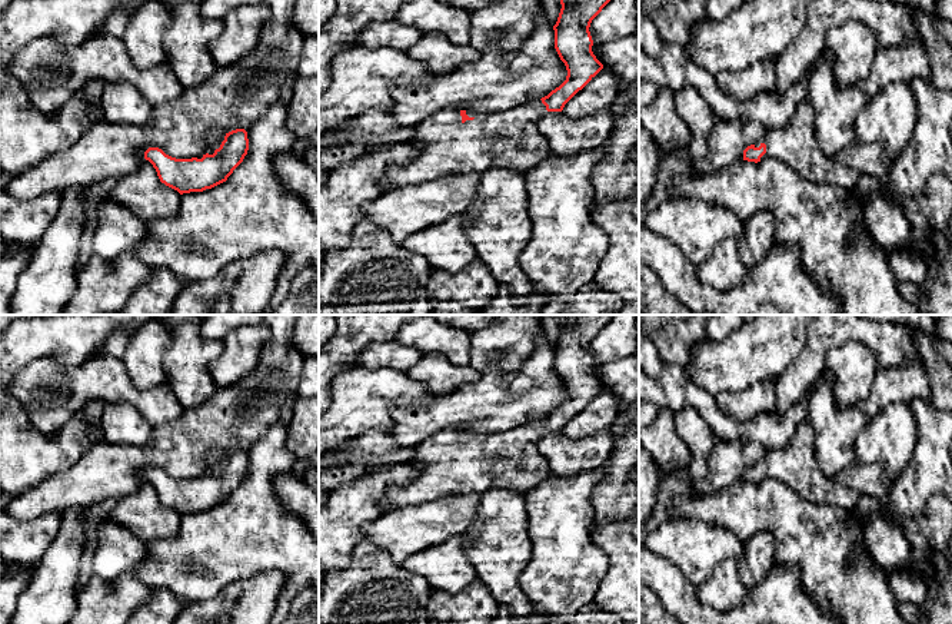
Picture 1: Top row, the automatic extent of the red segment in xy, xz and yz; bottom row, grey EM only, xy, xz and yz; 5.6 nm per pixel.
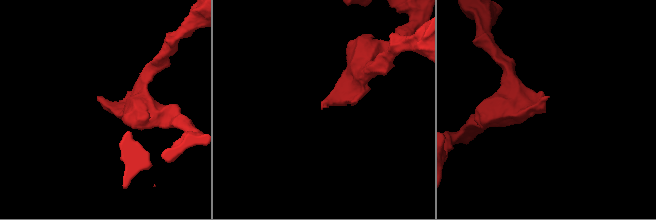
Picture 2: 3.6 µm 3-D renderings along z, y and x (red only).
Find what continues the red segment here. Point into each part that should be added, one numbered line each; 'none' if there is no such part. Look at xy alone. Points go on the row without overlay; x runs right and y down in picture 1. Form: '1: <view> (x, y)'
1: xy (216, 458)

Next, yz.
1: yz (795, 465)

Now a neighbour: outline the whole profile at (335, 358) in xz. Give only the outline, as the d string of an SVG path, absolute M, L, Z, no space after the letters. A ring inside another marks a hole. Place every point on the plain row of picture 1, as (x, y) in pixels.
M336 315L336 333L319 349L319 415L330 406L330 386L340 374L356 366L357 355L372 342L393 339L405 322L422 315Z

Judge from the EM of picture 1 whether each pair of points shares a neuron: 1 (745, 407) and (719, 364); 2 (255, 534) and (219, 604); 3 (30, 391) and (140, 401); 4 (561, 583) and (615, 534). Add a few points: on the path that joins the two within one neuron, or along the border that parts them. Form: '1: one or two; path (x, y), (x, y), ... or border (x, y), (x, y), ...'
1: two; border (768, 379), (739, 391), (721, 391), (714, 397)
2: two; border (262, 571), (229, 581), (213, 597), (202, 601)
3: one; path (57, 391), (113, 390)
4: two; border (591, 533), (608, 560), (599, 581)

